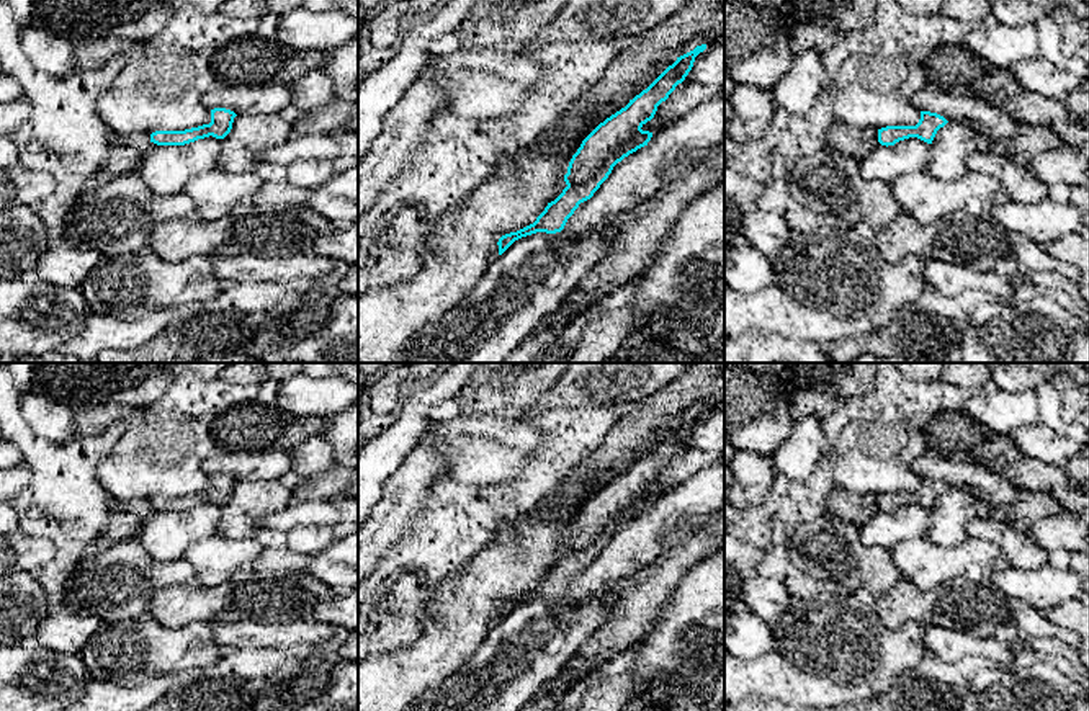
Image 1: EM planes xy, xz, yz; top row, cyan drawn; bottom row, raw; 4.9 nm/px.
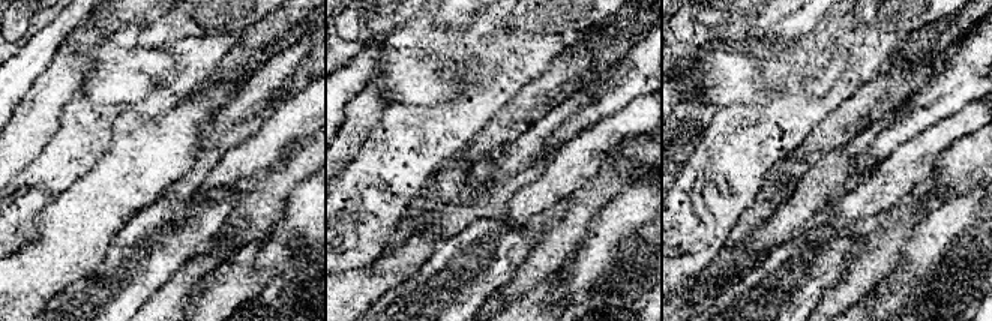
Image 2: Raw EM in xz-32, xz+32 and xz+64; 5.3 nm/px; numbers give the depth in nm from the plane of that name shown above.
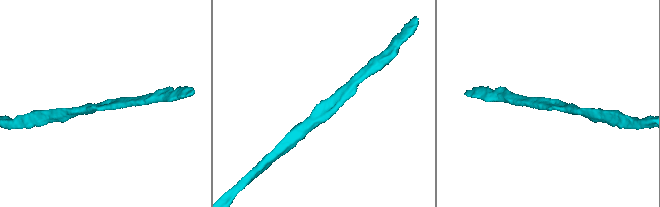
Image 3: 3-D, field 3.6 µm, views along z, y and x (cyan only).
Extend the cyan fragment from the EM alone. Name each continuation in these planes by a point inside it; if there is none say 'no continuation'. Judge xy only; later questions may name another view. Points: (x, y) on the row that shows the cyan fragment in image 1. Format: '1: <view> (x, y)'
no continuation

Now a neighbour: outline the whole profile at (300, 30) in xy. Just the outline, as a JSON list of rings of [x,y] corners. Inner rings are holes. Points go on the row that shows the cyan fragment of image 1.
[[[301,7],[278,20],[273,39],[293,51],[330,51],[358,36],[358,18],[345,11],[307,11]]]

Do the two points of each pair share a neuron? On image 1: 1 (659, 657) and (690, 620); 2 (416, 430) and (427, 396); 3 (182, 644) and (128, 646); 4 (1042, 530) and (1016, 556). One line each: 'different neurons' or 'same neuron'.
1: same neuron
2: same neuron
3: same neuron
4: different neurons

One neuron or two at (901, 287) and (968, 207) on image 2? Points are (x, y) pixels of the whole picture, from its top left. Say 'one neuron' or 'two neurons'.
one neuron

